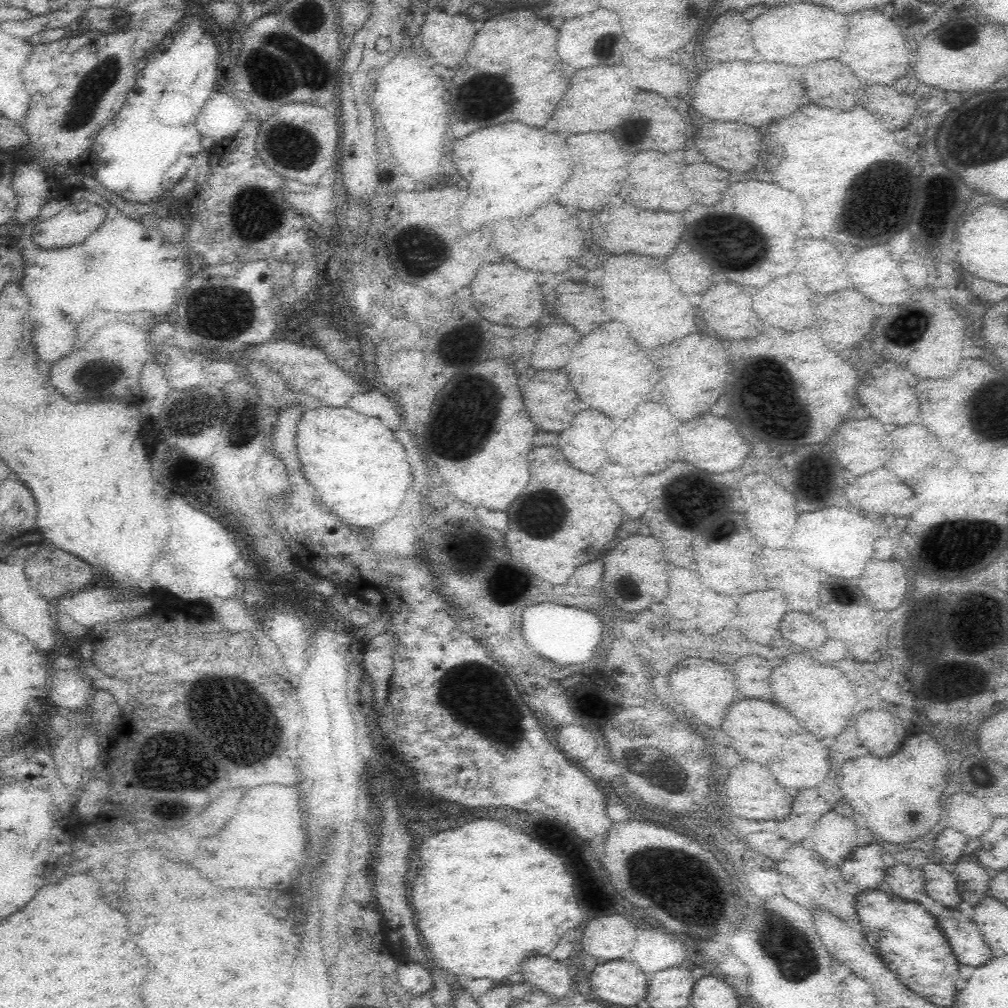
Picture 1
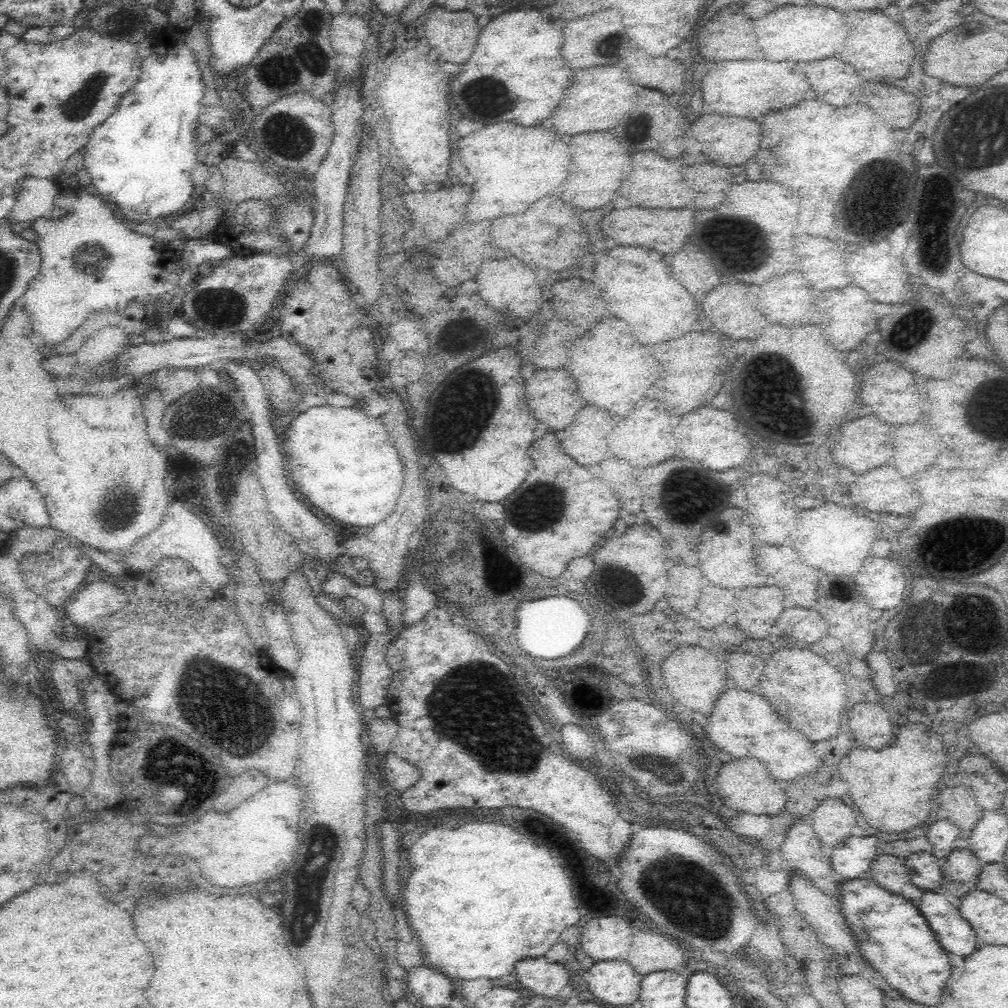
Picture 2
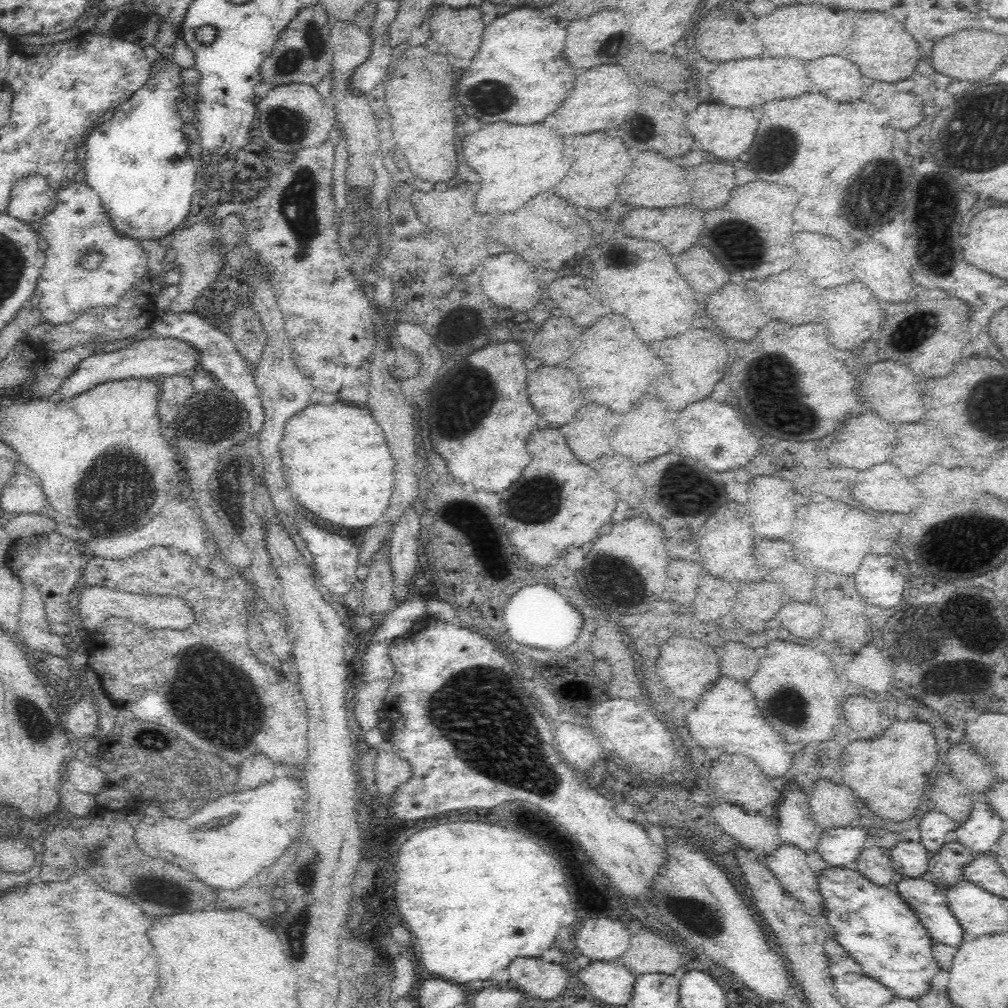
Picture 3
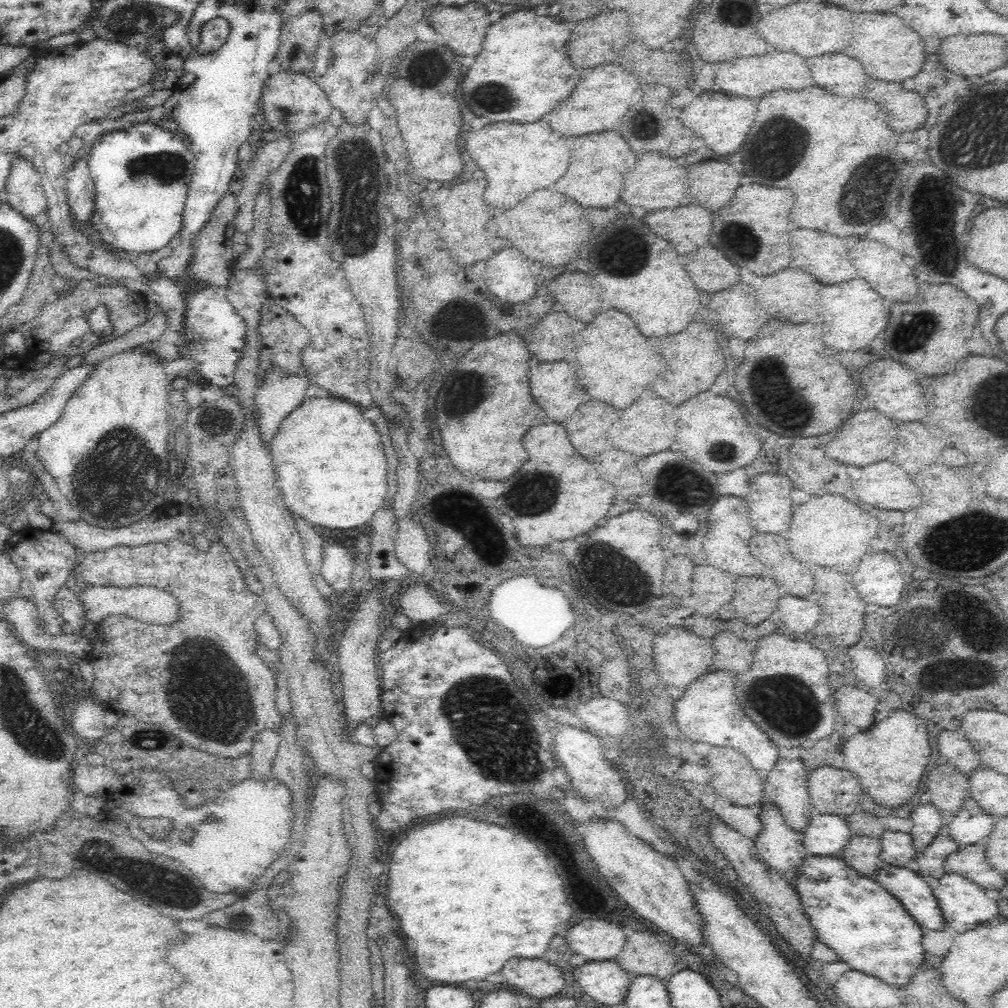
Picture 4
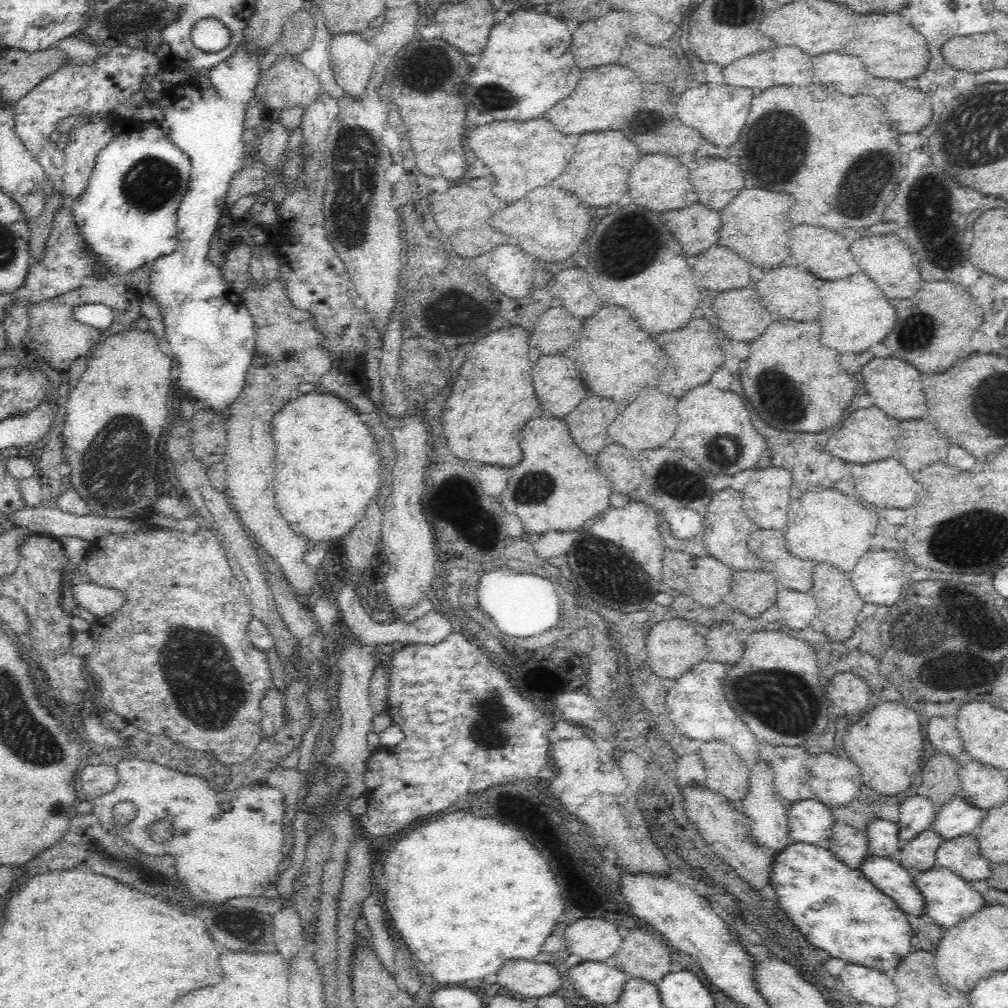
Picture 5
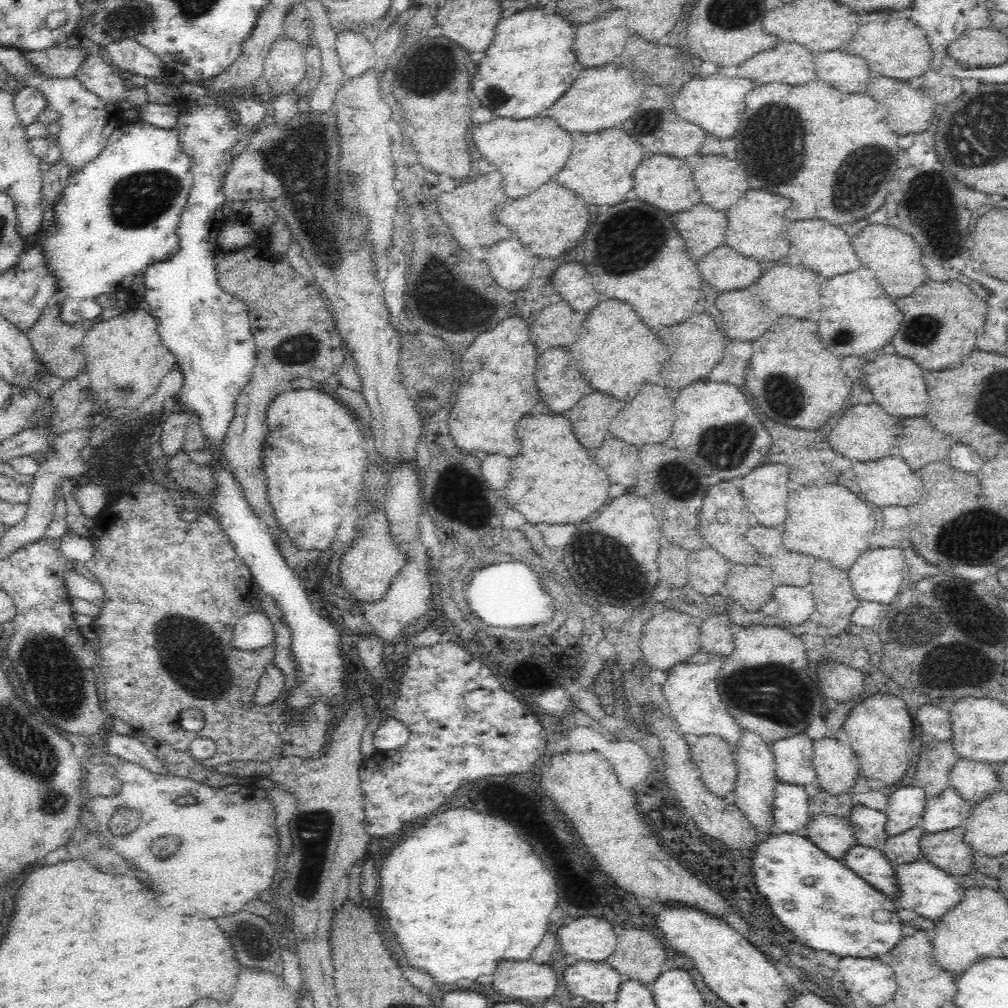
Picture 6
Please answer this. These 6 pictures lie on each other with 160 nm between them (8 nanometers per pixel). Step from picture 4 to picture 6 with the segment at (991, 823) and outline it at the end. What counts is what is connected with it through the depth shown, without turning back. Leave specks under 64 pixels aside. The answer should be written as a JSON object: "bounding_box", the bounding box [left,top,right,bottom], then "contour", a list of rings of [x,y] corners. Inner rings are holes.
{"bounding_box":[920,787,973,834],"contour":[[[948,787],[927,802],[920,827],[928,834],[964,827],[964,822],[972,814],[972,809],[973,806],[968,804],[956,789]]]}

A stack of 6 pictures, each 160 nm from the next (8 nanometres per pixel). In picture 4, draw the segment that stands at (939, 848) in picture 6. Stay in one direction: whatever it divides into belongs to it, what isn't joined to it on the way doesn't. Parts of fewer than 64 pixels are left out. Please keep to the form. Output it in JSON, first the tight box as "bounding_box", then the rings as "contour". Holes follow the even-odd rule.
{"bounding_box":[945,843,1006,891],"contour":[[[984,843],[965,846],[962,850],[950,853],[945,858],[945,868],[978,884],[982,889],[1000,891],[1006,885],[1006,875],[988,864]]]}

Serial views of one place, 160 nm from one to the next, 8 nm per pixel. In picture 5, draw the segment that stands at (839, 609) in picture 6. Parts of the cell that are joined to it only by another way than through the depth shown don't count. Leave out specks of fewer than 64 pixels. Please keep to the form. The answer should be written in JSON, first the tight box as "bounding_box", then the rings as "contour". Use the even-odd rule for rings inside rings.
{"bounding_box":[812,566,862,643],"contour":[[[816,566],[812,580],[814,580],[812,592],[814,592],[814,597],[819,606],[817,619],[825,628],[824,633],[836,643],[847,643],[849,638],[853,636],[854,628],[858,626],[858,612],[862,610],[862,600],[858,598],[856,590],[850,586],[848,574],[834,570],[834,566]],[[850,598],[854,598],[854,606],[850,604]]]}

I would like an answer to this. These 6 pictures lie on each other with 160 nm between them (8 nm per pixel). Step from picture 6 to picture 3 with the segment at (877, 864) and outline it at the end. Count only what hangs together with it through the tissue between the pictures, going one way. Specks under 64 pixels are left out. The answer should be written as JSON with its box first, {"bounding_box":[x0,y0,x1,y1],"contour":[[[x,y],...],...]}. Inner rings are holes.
{"bounding_box":[898,878,966,948],"contour":[[[899,878],[898,892],[917,914],[933,942],[958,948],[966,937],[947,903],[944,891],[921,878]]]}

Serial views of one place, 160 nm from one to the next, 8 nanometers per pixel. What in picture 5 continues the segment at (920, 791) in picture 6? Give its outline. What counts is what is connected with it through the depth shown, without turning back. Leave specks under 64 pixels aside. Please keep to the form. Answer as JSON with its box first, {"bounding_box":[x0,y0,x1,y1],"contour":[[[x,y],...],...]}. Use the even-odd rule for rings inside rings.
{"bounding_box":[897,795,937,844],"contour":[[[920,795],[908,797],[900,808],[900,822],[897,824],[900,837],[900,844],[908,844],[916,840],[923,830],[932,829],[936,820],[937,807],[930,799]]]}

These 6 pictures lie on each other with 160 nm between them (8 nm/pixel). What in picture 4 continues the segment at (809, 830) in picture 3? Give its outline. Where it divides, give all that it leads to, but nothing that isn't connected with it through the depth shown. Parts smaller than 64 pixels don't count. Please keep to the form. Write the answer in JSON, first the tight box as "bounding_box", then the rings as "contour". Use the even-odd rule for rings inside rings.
{"bounding_box":[767,758,815,834],"contour":[[[780,758],[767,774],[768,784],[772,784],[776,790],[775,806],[779,809],[786,825],[798,834],[804,834],[803,832],[810,828],[810,822],[815,815],[807,789],[808,775],[800,758],[792,761]]]}

